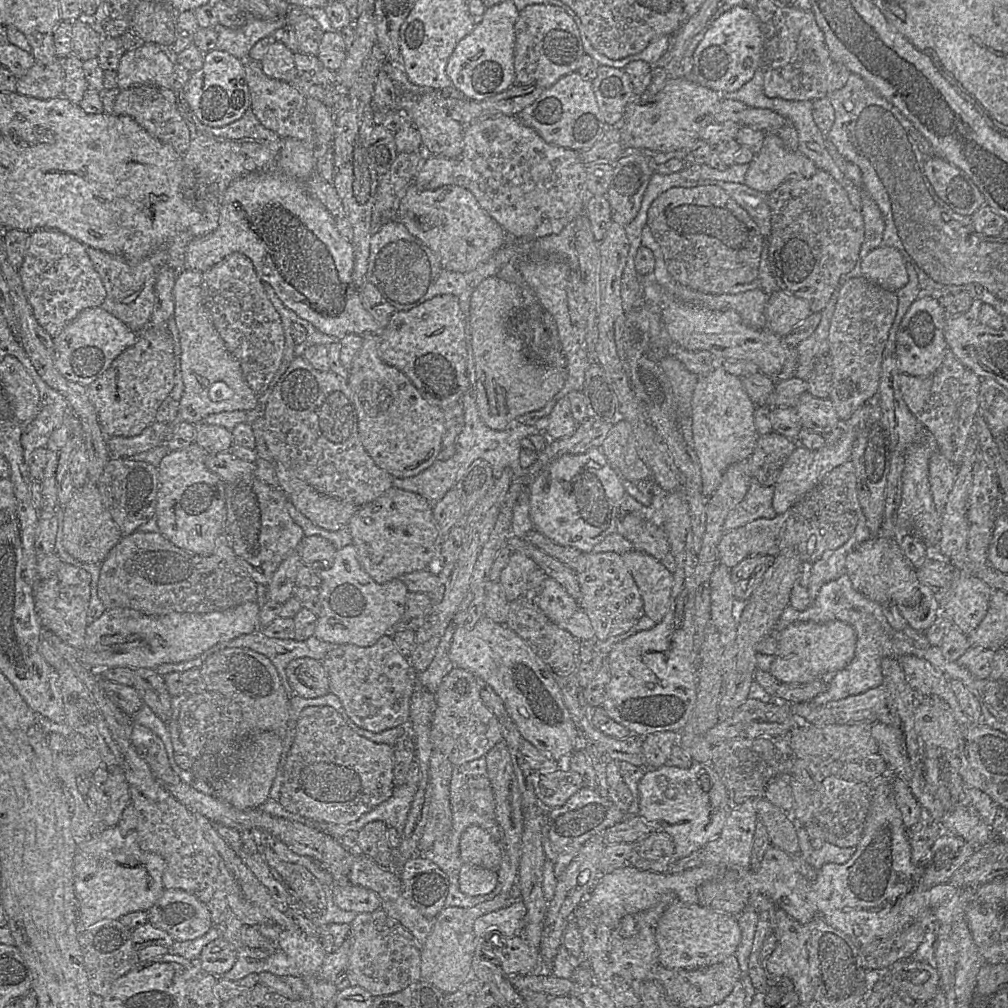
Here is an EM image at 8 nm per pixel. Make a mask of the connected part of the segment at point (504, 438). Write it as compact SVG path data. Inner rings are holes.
M469 381L469 388L462 397L462 407L464 426L456 439L455 453L446 460L437 459L430 467L415 476L408 478L395 477L393 479L393 486L420 494L434 506L450 489L455 488L456 484L466 474L470 465L476 459L481 459L490 464L495 478L498 478L503 470L510 468L514 479L526 484L527 490L527 472L521 467L519 460L521 440L539 433L539 431L534 426L523 425L519 422L514 422L502 431L493 430L488 427L480 417L477 408L476 381Z

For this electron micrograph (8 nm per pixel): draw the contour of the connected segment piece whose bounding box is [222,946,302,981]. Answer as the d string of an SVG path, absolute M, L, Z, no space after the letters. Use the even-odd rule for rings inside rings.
M243 946L237 949L237 959L233 967L222 978L236 981L251 973L269 972L277 976L301 977L296 963L279 947L274 953L258 948Z

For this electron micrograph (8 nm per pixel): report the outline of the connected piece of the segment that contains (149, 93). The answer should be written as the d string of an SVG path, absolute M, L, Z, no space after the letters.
M136 85L121 90L115 100L113 113L133 118L151 136L172 146L181 156L189 148L190 132L177 109L175 95L170 89L149 85Z

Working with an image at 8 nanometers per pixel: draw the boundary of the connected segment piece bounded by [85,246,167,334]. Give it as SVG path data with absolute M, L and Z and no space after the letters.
M85 246L86 252L99 274L106 290L101 308L122 321L129 329L139 334L149 325L154 305L154 286L160 270L166 266L167 254L153 252L142 260L127 260L96 248Z

